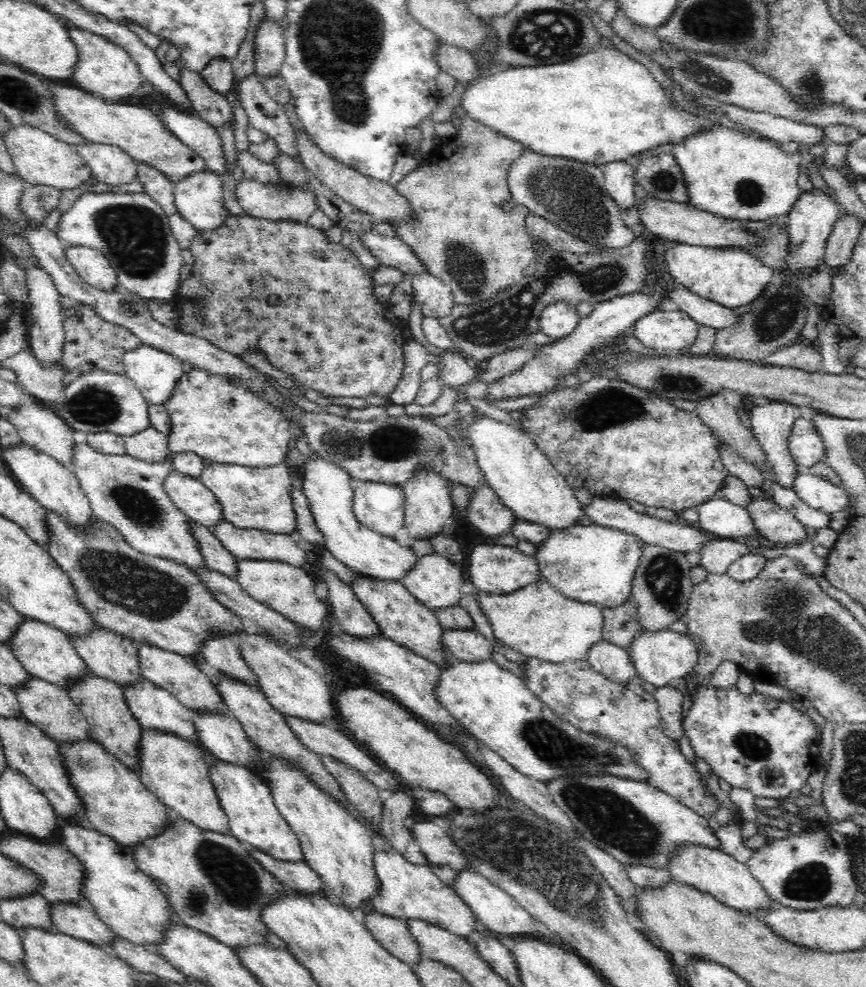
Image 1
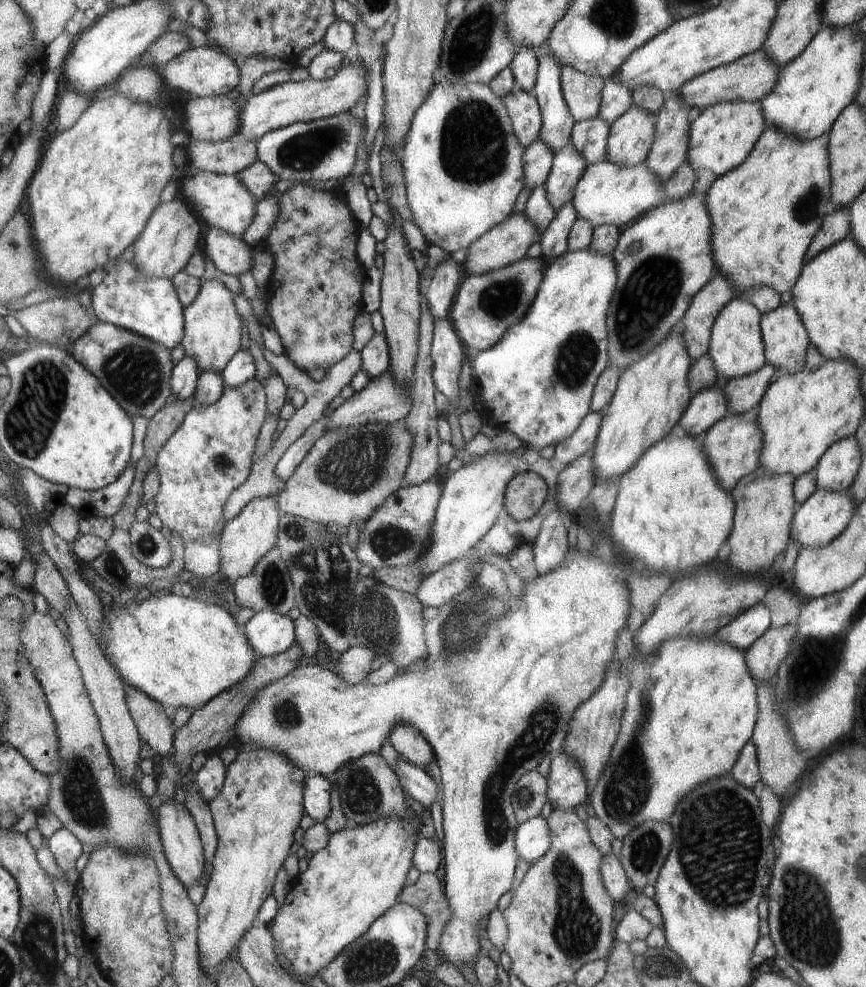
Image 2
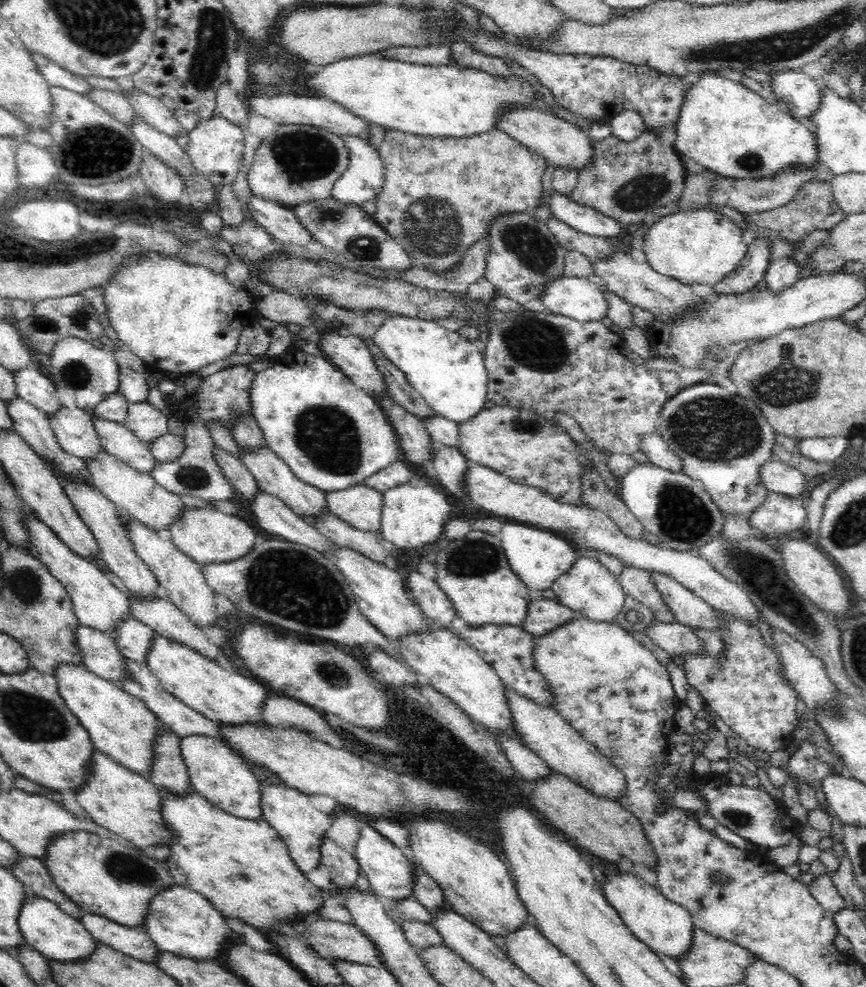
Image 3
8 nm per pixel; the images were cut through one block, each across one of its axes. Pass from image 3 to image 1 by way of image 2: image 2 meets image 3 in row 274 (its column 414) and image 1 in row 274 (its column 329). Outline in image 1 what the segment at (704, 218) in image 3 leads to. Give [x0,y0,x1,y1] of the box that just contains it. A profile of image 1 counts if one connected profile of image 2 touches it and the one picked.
[665,243,777,309]

